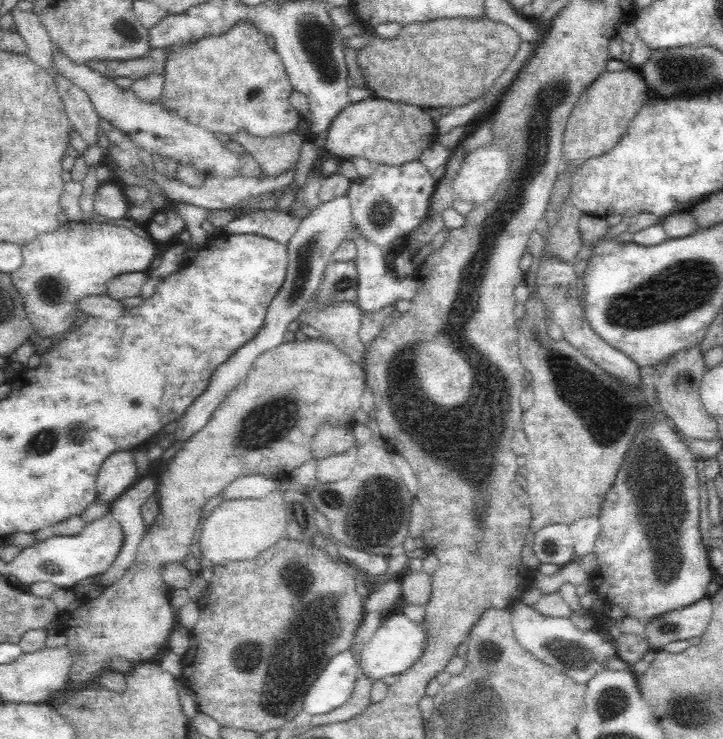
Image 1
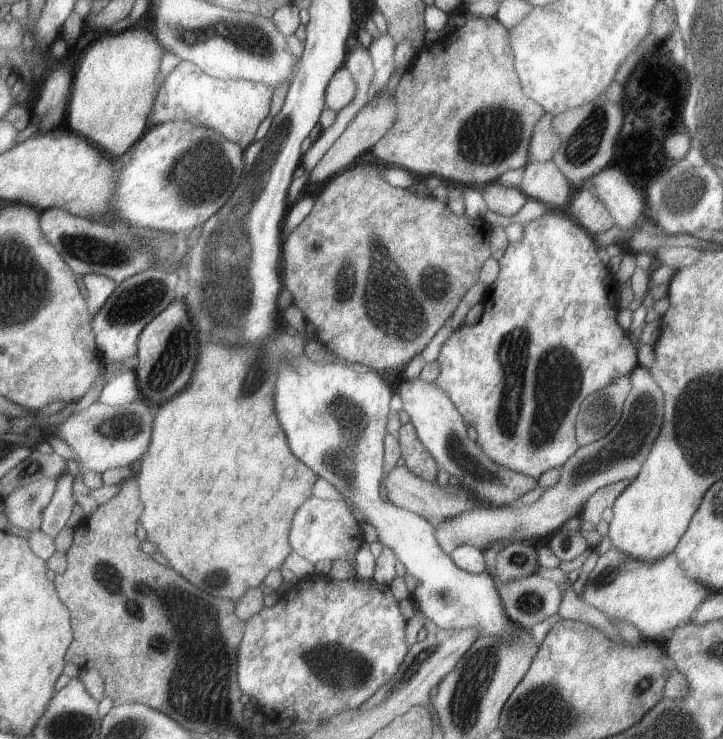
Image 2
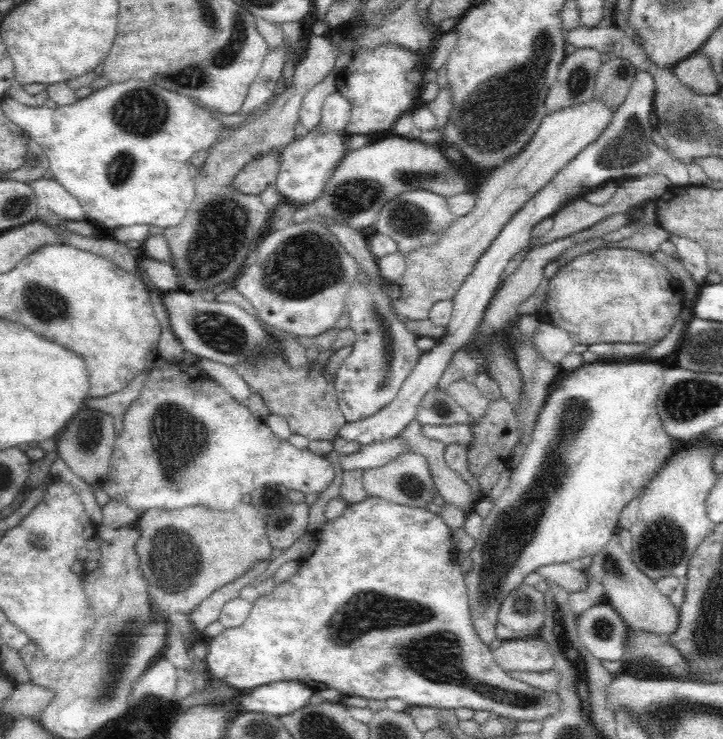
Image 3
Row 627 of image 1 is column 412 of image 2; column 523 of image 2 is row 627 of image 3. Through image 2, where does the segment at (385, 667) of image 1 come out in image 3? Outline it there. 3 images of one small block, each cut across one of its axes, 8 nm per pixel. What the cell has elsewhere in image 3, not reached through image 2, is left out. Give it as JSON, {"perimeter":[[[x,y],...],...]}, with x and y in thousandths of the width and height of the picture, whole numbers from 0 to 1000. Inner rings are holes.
{"perimeter":[[[866,484],[866,486],[828,486],[820,491],[805,493],[805,495],[791,501],[791,503],[777,502],[769,520],[761,525],[761,533],[755,539],[755,547],[750,549],[744,560],[744,571],[739,576],[739,585],[733,587],[733,598],[726,601],[730,606],[719,627],[708,636],[704,655],[697,662],[692,673],[682,679],[682,686],[674,700],[668,702],[668,710],[663,720],[656,742],[650,746],[653,766],[643,777],[643,792],[650,821],[650,834],[654,848],[661,862],[668,870],[676,874],[676,870],[686,862],[686,844],[689,844],[689,828],[694,815],[703,809],[708,798],[714,798],[733,774],[741,773],[747,766],[755,763],[777,763],[808,755],[808,752],[822,752],[841,736],[841,731],[856,719],[855,701],[858,693],[873,677],[884,673],[891,658],[905,647],[905,641],[918,631],[918,625],[931,617],[932,606],[929,593],[921,586],[913,562],[907,556],[907,539],[916,525],[920,498],[907,493],[910,487],[892,484]]]}

